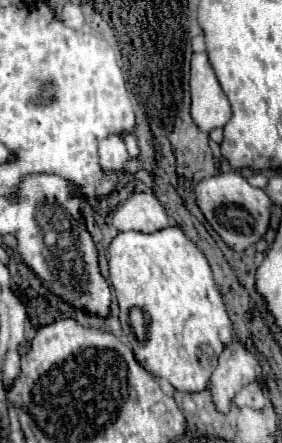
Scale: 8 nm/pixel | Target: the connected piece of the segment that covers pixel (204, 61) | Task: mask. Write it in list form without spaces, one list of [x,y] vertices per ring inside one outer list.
[[[192,53],[190,61],[190,115],[200,131],[224,127],[232,117],[230,103],[222,91],[206,53]]]

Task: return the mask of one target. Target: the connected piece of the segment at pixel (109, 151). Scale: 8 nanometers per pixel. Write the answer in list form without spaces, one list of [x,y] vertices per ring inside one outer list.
[[[110,135],[108,139],[104,139],[100,143],[100,147],[106,147],[106,151],[100,151],[102,167],[106,167],[106,169],[120,169],[128,161],[126,145],[124,145],[120,135]]]

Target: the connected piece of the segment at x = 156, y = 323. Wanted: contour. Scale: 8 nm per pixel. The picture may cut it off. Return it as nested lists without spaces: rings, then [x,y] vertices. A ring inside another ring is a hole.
[[[166,227],[156,233],[126,231],[118,233],[112,239],[108,247],[108,267],[110,267],[110,283],[114,287],[114,295],[120,305],[122,333],[126,333],[124,337],[130,343],[136,361],[148,373],[164,377],[178,391],[184,393],[204,391],[222,349],[232,341],[232,323],[228,319],[222,295],[214,283],[210,265],[204,259],[202,251],[182,233],[180,227]],[[134,307],[142,309],[148,315],[148,319],[144,317],[144,337],[136,335],[132,321],[128,317]]]

